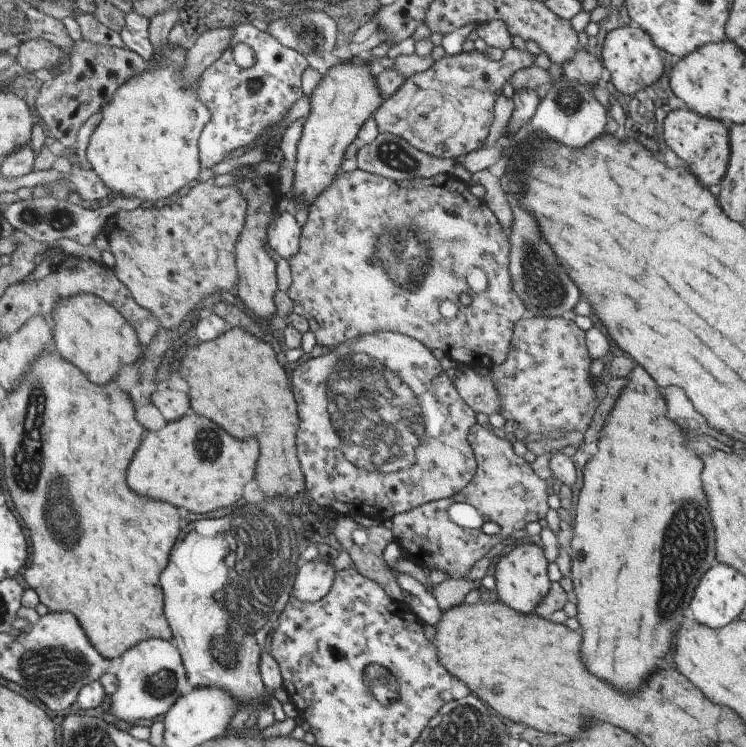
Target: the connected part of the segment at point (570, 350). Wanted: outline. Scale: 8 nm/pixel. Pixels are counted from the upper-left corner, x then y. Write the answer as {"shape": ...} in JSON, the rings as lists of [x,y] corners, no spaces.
{"shape":[[[567,316],[525,317],[516,328],[514,348],[508,361],[492,369],[496,388],[504,398],[500,414],[506,420],[518,422],[527,433],[570,433],[573,430],[585,432],[599,406],[598,396],[590,378],[590,364],[592,362],[586,350],[586,332],[582,332],[574,320],[568,320]]]}

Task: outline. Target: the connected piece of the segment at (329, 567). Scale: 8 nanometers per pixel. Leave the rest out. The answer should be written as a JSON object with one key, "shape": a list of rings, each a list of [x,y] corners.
{"shape":[[[324,560],[305,562],[296,580],[296,596],[302,602],[320,602],[335,588],[337,570],[333,564]]]}

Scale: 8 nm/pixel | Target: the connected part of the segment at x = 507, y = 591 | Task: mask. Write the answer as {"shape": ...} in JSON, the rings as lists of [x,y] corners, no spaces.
{"shape":[[[519,544],[514,550],[500,558],[496,569],[499,601],[526,616],[536,614],[542,602],[552,591],[554,580],[550,578],[552,556],[542,544]]]}

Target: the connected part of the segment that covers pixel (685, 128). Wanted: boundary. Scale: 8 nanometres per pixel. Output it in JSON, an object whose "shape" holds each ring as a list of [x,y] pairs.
{"shape":[[[690,110],[670,111],[664,118],[664,140],[676,152],[680,163],[698,178],[702,186],[721,184],[727,172],[730,155],[728,126],[721,121],[704,117]]]}

